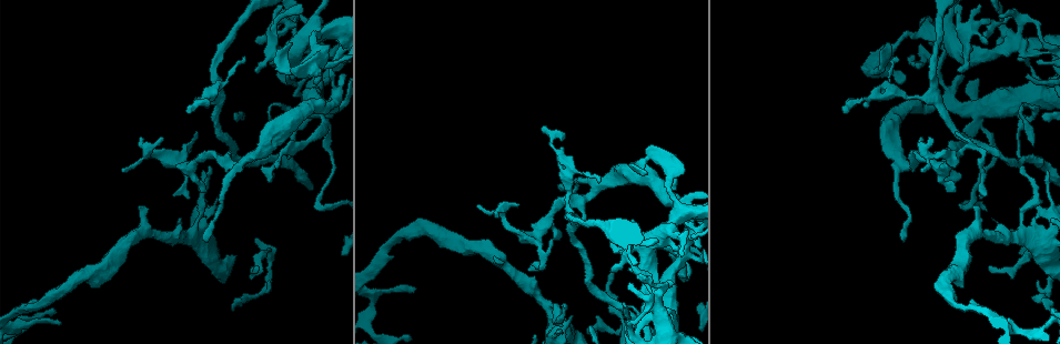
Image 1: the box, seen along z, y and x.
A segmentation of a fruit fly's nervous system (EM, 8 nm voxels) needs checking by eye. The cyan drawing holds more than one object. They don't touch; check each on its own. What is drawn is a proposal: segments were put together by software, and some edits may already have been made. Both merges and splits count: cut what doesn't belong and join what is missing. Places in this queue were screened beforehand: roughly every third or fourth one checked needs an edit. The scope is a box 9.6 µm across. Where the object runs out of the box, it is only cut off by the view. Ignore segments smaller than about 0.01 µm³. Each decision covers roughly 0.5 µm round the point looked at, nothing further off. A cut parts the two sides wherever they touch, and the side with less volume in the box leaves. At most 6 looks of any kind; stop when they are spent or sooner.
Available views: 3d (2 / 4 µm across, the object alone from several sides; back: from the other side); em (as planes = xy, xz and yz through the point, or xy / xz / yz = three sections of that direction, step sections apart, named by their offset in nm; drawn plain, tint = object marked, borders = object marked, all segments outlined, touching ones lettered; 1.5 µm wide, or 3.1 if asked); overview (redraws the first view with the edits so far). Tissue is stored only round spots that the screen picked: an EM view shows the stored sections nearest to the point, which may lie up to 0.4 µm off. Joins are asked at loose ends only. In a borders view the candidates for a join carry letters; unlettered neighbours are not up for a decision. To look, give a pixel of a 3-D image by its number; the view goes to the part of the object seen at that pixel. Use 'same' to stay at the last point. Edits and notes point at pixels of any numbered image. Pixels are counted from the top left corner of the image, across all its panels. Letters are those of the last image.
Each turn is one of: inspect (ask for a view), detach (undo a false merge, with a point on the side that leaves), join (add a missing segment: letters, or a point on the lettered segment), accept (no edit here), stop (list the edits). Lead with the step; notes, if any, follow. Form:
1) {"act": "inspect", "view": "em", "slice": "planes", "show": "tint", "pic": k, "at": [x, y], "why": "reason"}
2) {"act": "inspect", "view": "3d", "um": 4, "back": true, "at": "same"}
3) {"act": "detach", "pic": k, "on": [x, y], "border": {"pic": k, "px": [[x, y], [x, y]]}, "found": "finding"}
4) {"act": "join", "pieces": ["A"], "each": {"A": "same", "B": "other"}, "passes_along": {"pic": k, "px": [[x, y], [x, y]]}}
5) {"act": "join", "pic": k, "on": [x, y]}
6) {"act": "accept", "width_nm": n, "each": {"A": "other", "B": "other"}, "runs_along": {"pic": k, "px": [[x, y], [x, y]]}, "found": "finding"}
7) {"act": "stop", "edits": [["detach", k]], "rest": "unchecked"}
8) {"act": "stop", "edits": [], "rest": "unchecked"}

{"act": "inspect", "view": "em", "slice": "planes", "show": "borders", "pic": 1, "at": [175, 192], "why": "an open end"}

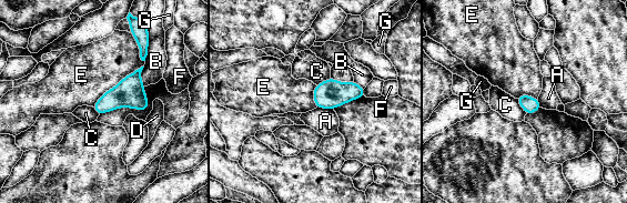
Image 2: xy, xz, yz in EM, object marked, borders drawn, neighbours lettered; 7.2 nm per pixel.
{"act": "join", "pieces": ["C"], "longest_contact_nm": ["E", 480], "each": {"A": "other", "B": "other", "C": "same", "D": "other", "E": "other", "F": "other", "G": "other"}, "found": "it goes on there"}

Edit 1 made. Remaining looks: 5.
{"act": "inspect", "view": "overview"}

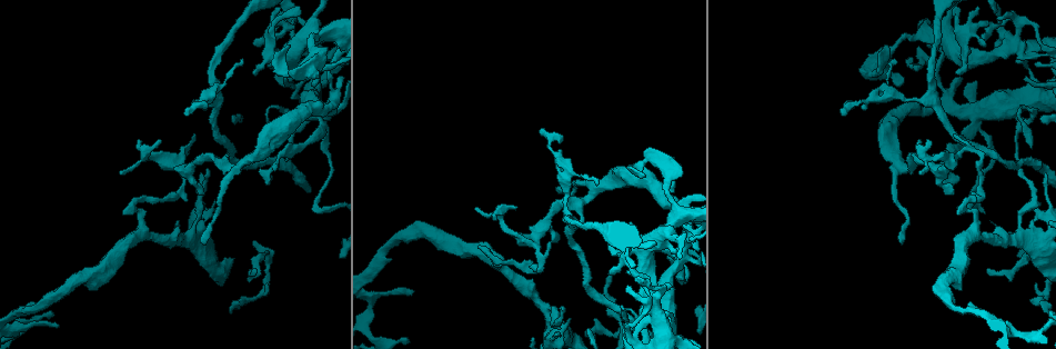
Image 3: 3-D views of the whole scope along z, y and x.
{"act": "inspect", "view": "em", "slice": "planes", "show": "borders", "pic": 3, "at": [927, 142], "why": "thin end"}

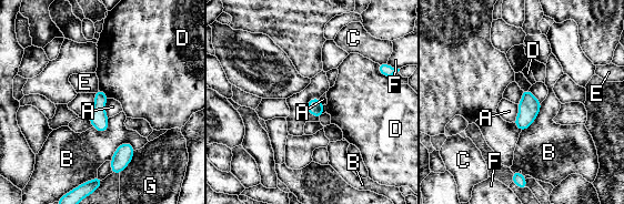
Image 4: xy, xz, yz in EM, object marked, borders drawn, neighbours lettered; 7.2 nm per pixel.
{"act": "accept", "longest_contact_nm": ["G", 220], "each": {"A": "other", "B": "other", "C": "other", "D": "other", "E": "other", "F": "other", "G": "other"}, "border": {"pic": 4, "px": [[108, 98], [108, 118]]}, "found": "none of them fits"}

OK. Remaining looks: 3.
{"act": "inspect", "view": "3d", "um": 2, "pic": 3, "at": [958, 180], "why": "tapers out"}

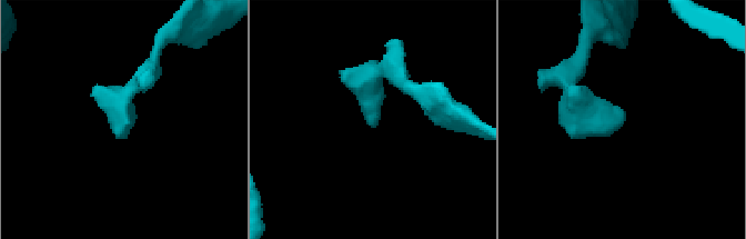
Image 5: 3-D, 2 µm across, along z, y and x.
{"act": "inspect", "view": "em", "slice": "xy", "step": 8, "show": "tint", "pic": 5, "at": [621, 124]}

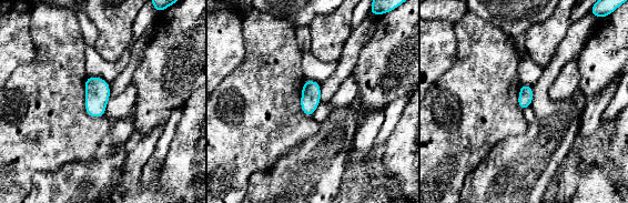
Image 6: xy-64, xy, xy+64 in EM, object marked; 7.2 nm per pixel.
{"act": "inspect", "view": "em", "slice": "planes", "show": "borders", "at": "same"}

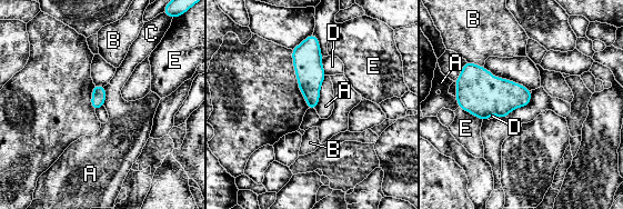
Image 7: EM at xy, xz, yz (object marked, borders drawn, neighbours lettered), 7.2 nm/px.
{"act": "accept", "each": {"A": "other", "B": "other", "C": "other", "D": "other", "E": "other"}, "found": "no lettered segment goes on from it"}

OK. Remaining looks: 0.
{"act": "stop", "edits": [["join", 2]], "rest": "unchecked"}

